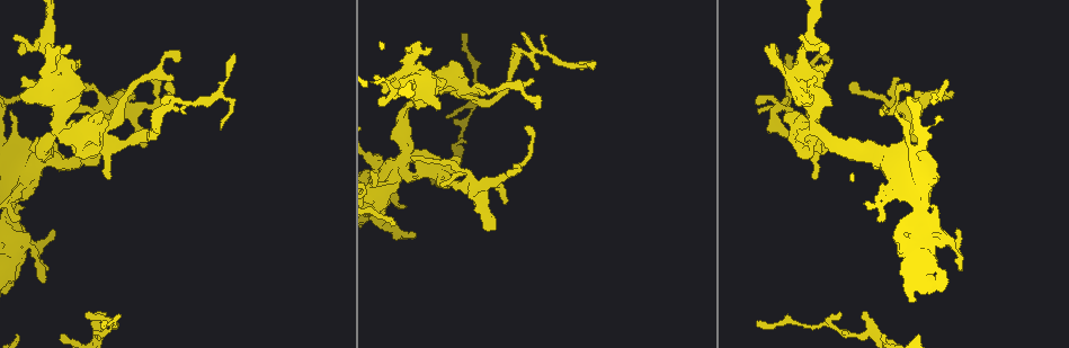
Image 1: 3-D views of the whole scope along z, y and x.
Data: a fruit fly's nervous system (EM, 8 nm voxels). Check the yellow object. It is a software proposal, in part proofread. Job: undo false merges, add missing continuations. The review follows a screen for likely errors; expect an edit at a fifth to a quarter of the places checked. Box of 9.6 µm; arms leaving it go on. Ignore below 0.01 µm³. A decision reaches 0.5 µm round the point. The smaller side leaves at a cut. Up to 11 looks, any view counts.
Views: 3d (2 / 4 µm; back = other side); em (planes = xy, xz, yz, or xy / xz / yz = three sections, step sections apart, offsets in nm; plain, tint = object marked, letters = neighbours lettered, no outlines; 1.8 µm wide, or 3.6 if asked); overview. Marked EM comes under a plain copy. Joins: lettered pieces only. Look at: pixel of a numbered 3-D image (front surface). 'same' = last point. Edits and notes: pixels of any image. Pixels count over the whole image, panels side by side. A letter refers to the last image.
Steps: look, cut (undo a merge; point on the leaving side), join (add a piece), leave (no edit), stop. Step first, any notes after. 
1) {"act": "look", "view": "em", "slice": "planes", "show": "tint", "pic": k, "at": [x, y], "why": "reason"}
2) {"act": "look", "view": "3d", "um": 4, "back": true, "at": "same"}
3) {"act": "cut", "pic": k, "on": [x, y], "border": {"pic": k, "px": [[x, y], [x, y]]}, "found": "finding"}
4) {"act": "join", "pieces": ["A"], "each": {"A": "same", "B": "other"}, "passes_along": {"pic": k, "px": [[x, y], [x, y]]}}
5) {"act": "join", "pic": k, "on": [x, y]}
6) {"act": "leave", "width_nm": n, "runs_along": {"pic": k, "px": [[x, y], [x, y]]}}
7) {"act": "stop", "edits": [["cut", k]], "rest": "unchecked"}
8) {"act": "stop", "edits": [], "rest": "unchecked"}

{"act": "look", "view": "em", "slice": "planes", "show": "tint", "pic": 1, "at": [77, 125], "why": "calibre changes"}

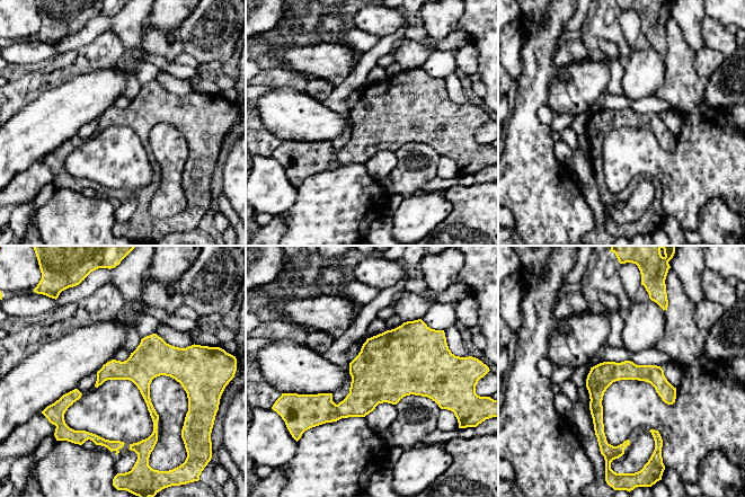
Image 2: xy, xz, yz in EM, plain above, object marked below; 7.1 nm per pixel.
{"act": "look", "view": "em", "slice": "planes", "show": "letters", "at": "same", "why": "see the neighbours"}

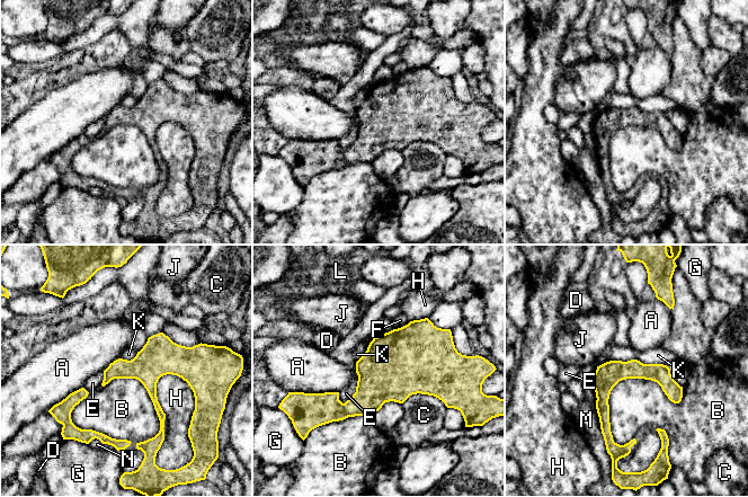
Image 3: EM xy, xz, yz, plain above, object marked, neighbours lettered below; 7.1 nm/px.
{"act": "leave", "each": {"A": "other", "B": "other", "C": "other", "D": "other", "E": "other", "F": "other", "G": "other", "H": "other", "J": "other", "K": "other", "L": "other", "M": "other", "N": "other"}, "runs_along": {"pic": 3, "px": [[664, 367], [603, 388], [607, 434]]}, "found": "one neuron here"}

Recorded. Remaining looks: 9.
{"act": "look", "view": "em", "slice": "planes", "show": "letters", "pic": 1, "at": [404, 156], "why": "four arms meet"}

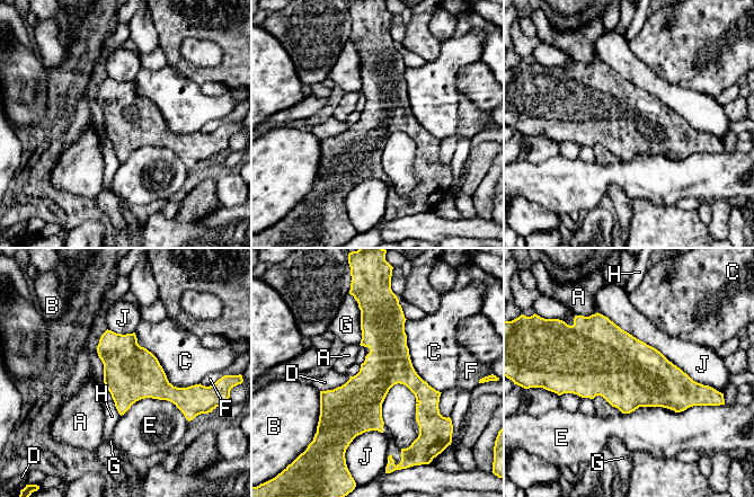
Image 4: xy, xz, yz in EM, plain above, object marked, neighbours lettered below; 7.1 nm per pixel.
{"act": "leave", "longest_contact_nm": ["J", 950], "each": {"A": "other", "B": "other", "C": "other", "D": "other", "E": "other", "F": "other", "G": "other", "H": "other", "J": "other"}, "border": {"pic": 4, "px": [[106, 329], [97, 355], [121, 415]]}, "found": "all the same neuron"}

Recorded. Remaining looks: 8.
{"act": "look", "view": "3d", "um": 4, "pic": 1, "at": [19, 253], "why": "abrupt turn"}

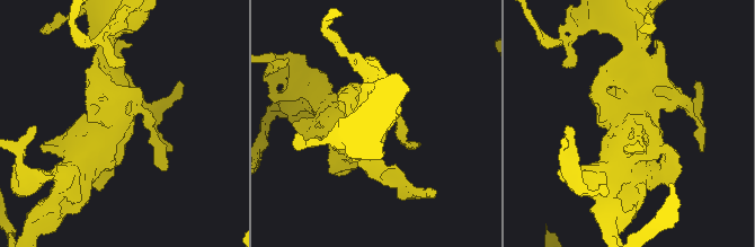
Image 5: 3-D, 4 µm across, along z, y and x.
{"act": "look", "view": "em", "um": 3.6, "slice": "planes", "show": "tint", "pic": 5, "at": [124, 119]}

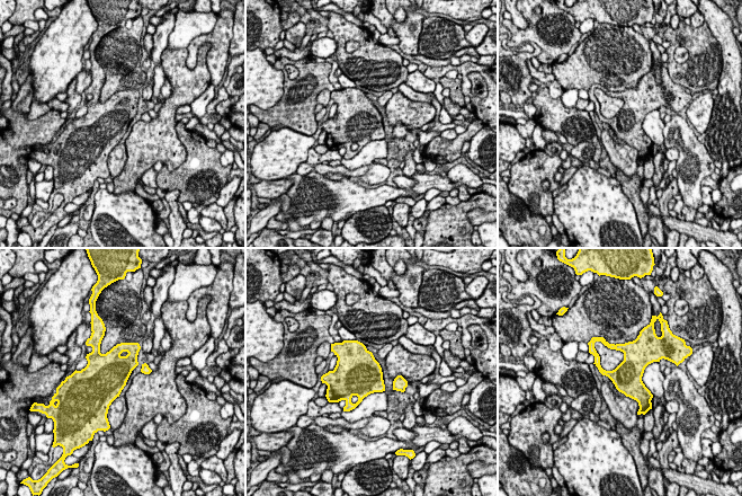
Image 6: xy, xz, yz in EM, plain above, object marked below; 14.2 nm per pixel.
{"act": "look", "view": "em", "um": 3.6, "slice": "planes", "show": "letters", "at": "same", "why": "what lies round it"}

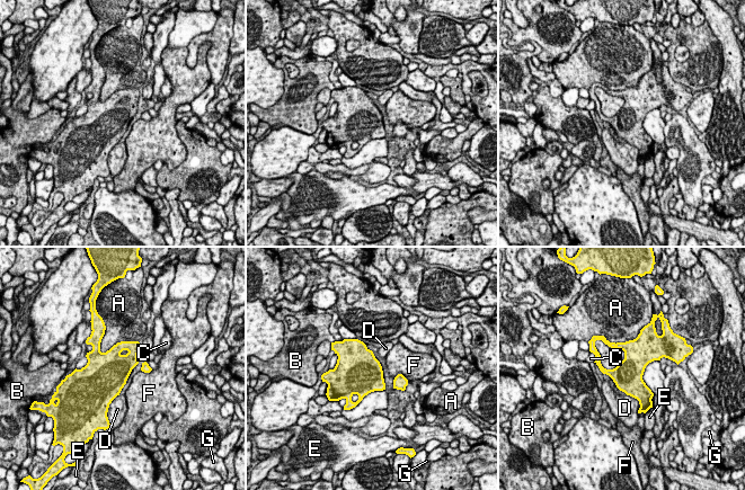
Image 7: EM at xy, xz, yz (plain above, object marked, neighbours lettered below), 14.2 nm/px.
{"act": "leave", "each": {"A": "other", "B": "other", "C": "other", "D": "other", "E": "other", "F": "other", "G": "other"}, "border": {"pic": 7, "px": [[393, 377], [402, 374], [408, 380]]}, "found": "one neuron here"}

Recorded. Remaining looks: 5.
{"act": "look", "view": "em", "slice": "planes", "show": "letters", "pic": 1, "at": [133, 95], "why": "free end"}

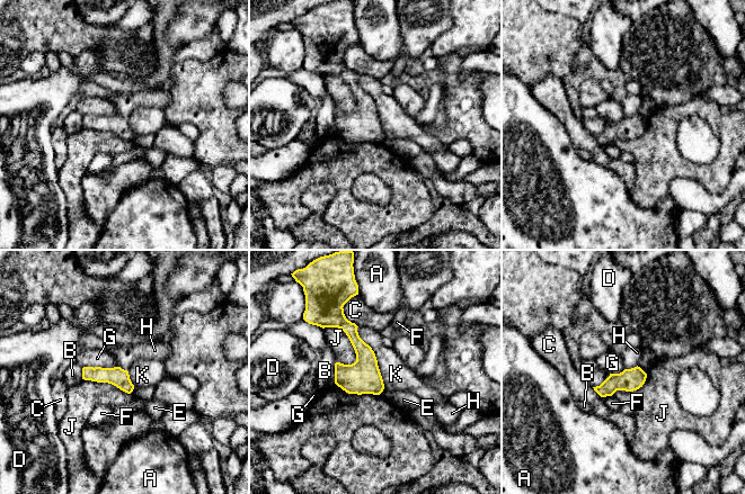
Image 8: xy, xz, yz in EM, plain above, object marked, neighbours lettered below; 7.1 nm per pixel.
{"act": "leave", "each": {"A": "other", "B": "other", "C": "other", "D": "other", "E": "other", "F": "other", "G": "other", "H": "other", "J": "other", "K": "other"}, "border": {"pic": 8, "px": [[357, 326], [374, 353], [380, 394]]}, "found": "no lettered piece goes on from it"}

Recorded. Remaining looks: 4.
{"act": "stop", "edits": [], "rest": "unchecked"}

